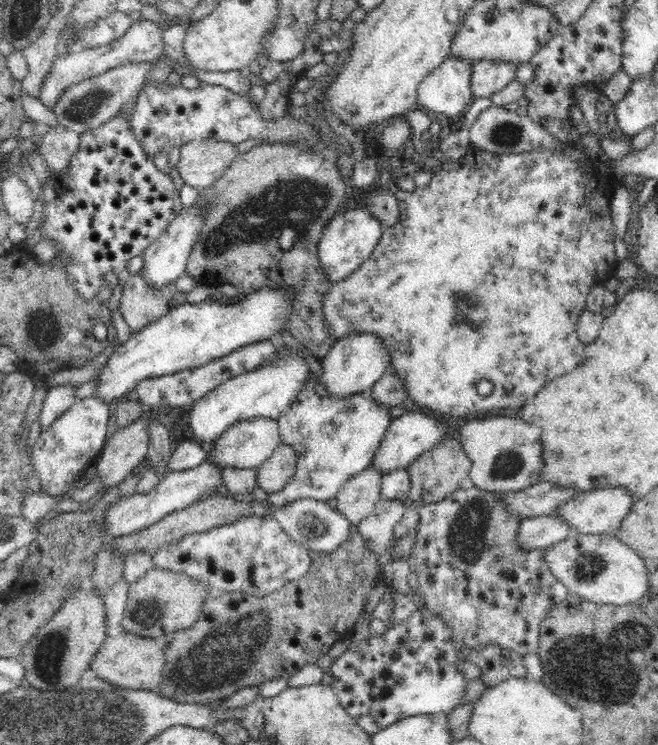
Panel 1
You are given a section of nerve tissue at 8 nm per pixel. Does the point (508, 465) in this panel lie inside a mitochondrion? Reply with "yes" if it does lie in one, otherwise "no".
yes

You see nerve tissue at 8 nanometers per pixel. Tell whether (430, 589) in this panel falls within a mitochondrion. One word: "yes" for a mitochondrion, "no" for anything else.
no

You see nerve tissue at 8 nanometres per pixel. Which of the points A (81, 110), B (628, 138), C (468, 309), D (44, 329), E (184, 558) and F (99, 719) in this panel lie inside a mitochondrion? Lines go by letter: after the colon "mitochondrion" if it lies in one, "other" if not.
A: mitochondrion
B: other
C: mitochondrion
D: mitochondrion
E: other
F: mitochondrion

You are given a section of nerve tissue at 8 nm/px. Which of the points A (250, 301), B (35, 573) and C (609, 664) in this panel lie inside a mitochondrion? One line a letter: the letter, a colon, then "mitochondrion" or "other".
A: other
B: other
C: mitochondrion

